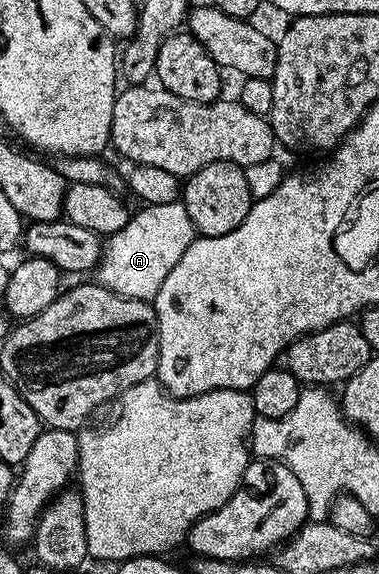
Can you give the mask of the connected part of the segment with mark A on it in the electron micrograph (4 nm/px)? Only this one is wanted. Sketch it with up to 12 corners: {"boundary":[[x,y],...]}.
{"boundary":[[184,200],[108,234],[96,280],[152,302],[195,230]]}

